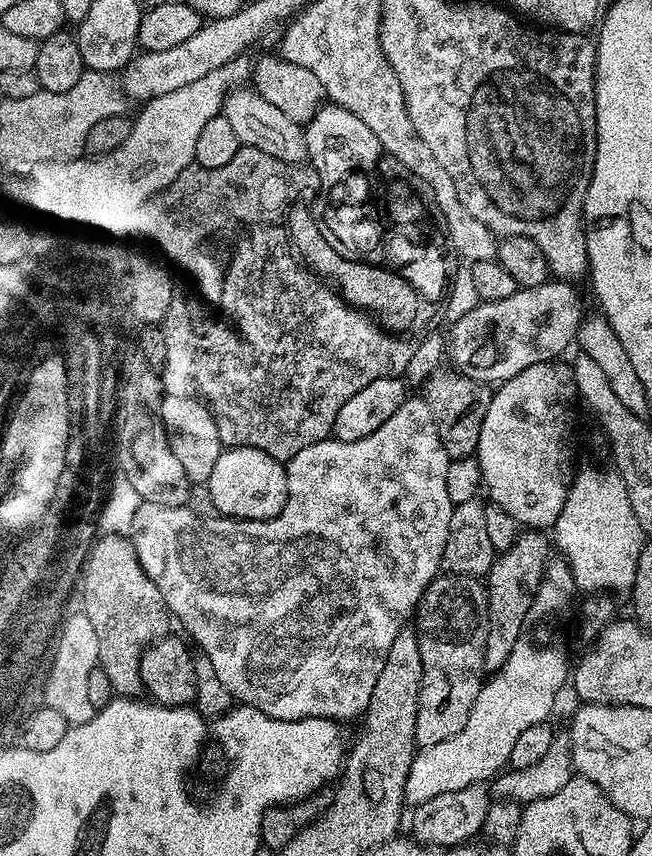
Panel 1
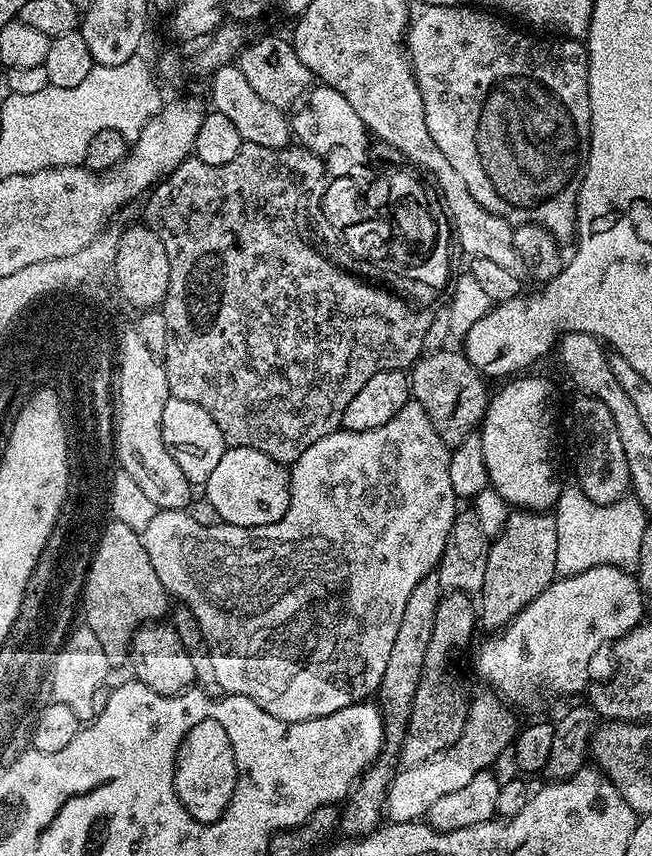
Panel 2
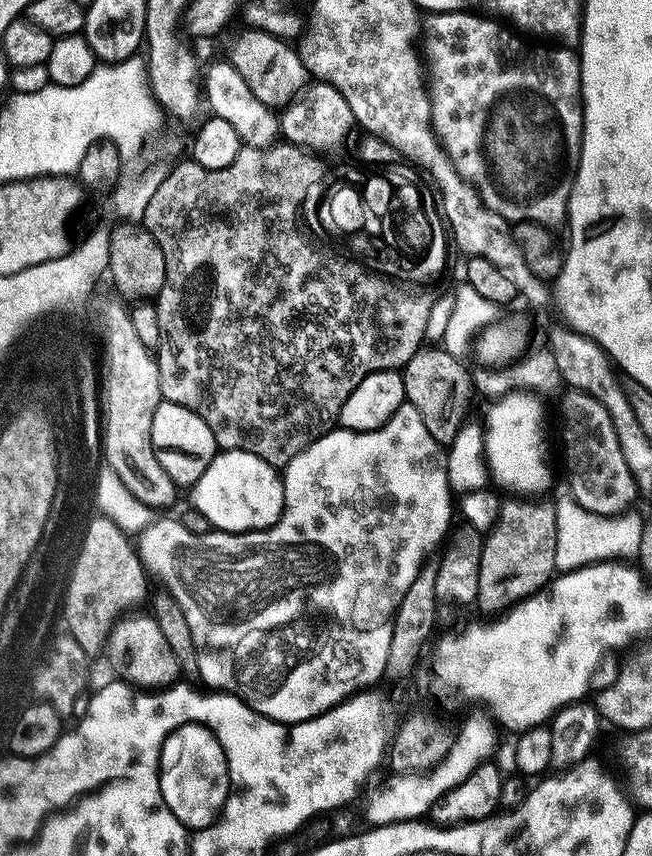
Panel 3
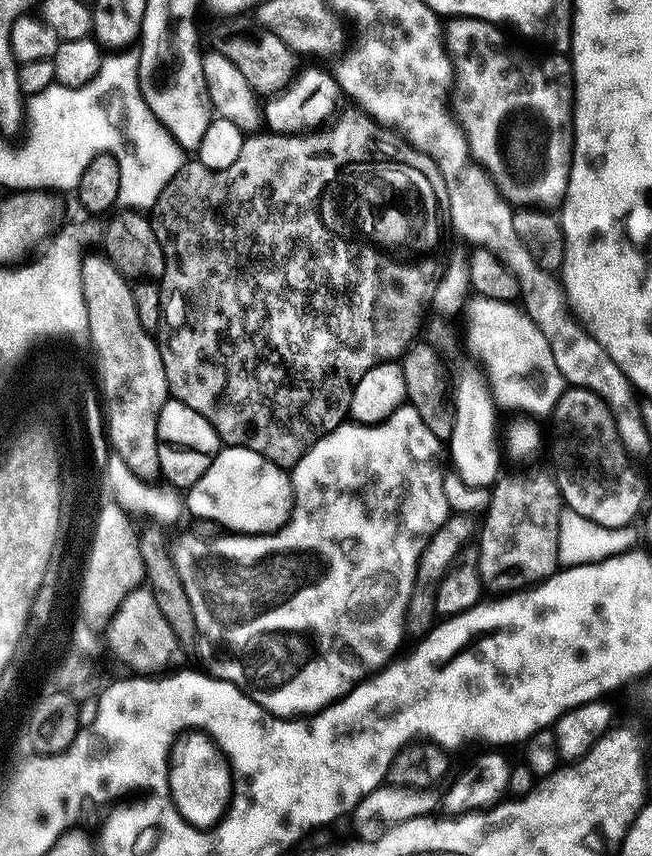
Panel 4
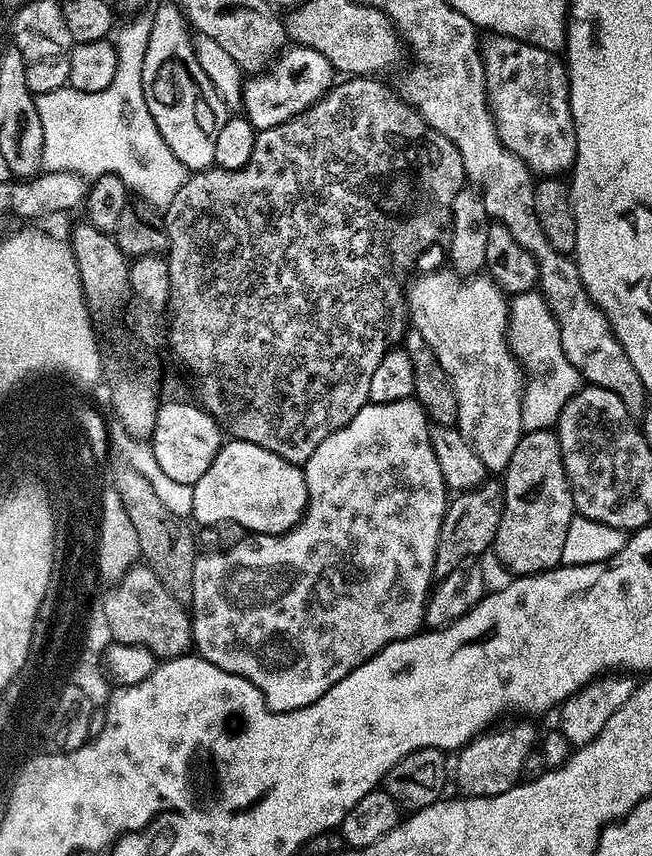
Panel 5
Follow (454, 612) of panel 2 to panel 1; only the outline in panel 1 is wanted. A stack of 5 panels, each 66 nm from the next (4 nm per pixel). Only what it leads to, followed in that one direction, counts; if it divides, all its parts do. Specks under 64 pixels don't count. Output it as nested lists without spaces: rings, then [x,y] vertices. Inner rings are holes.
[[[444,572],[424,588],[414,613],[418,654],[422,654],[422,690],[418,694],[416,747],[423,750],[454,738],[466,726],[474,698],[486,679],[484,655],[488,633],[488,590],[479,576]]]

